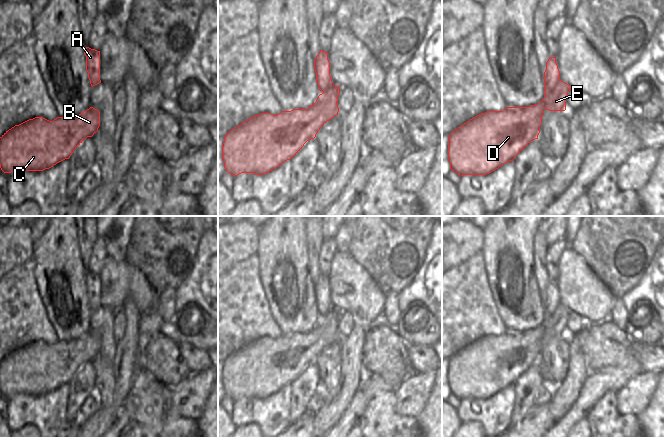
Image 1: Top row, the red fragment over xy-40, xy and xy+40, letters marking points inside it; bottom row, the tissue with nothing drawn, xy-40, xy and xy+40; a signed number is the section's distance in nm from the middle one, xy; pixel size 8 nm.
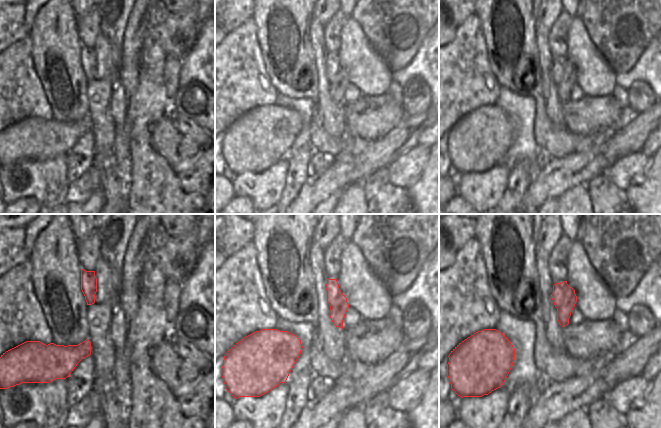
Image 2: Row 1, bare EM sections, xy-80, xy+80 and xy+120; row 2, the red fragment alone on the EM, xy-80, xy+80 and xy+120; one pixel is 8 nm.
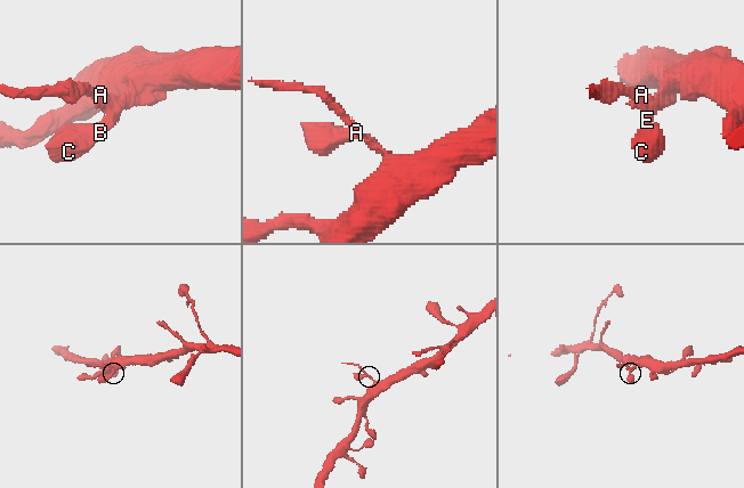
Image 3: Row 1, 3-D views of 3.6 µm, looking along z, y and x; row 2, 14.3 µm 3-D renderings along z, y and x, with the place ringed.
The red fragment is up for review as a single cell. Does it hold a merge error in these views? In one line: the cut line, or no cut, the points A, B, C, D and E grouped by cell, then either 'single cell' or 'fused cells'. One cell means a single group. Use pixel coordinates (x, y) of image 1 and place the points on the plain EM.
cut xy+40 (558, 293), (558, 306), (545, 317); groups A / B C D E; fused cells

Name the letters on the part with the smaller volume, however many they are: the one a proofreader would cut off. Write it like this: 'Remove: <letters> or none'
Remove: A

